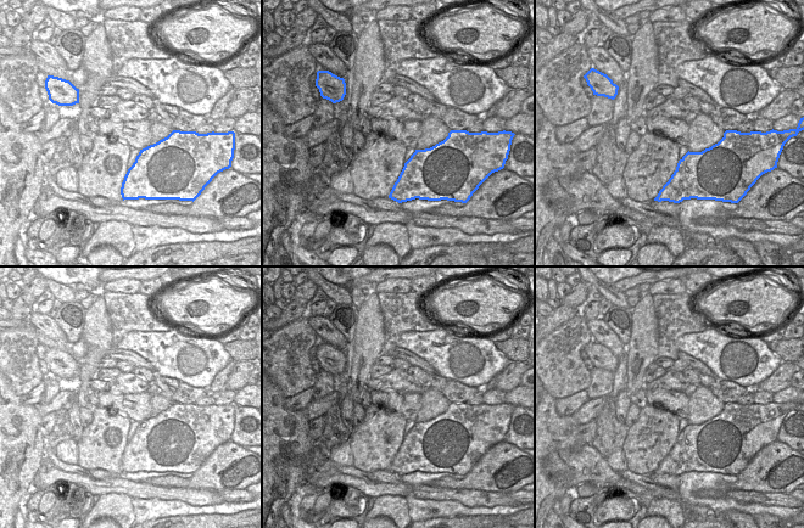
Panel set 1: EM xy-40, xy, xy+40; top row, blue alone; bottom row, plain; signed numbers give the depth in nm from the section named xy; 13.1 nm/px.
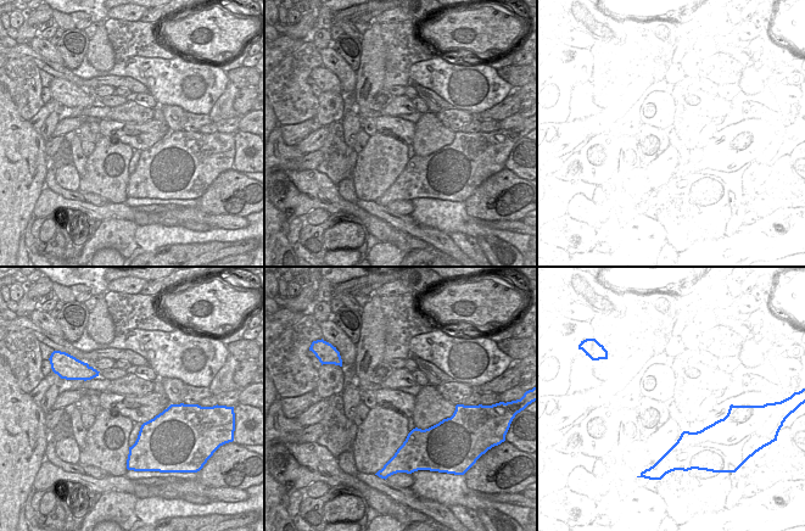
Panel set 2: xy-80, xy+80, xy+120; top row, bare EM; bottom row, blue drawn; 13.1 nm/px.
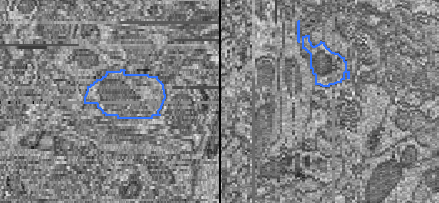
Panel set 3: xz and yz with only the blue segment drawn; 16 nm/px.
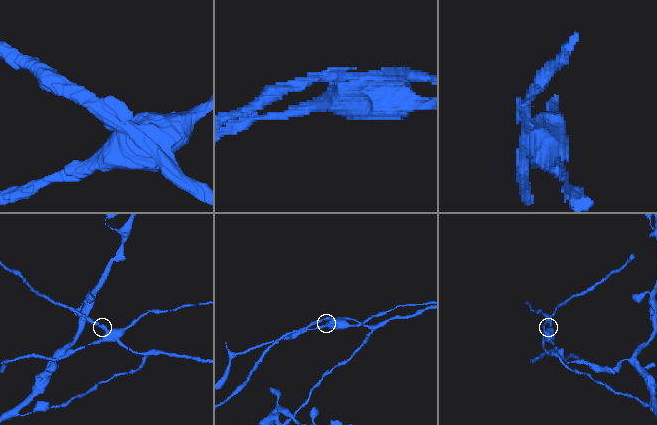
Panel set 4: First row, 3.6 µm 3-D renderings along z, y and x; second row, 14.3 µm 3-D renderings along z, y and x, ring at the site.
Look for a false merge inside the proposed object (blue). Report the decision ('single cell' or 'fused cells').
fused cells

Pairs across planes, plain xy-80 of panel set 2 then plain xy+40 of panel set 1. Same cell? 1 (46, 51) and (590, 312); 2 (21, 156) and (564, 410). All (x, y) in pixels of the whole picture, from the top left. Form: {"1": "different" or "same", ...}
{"1": "different", "2": "different"}

